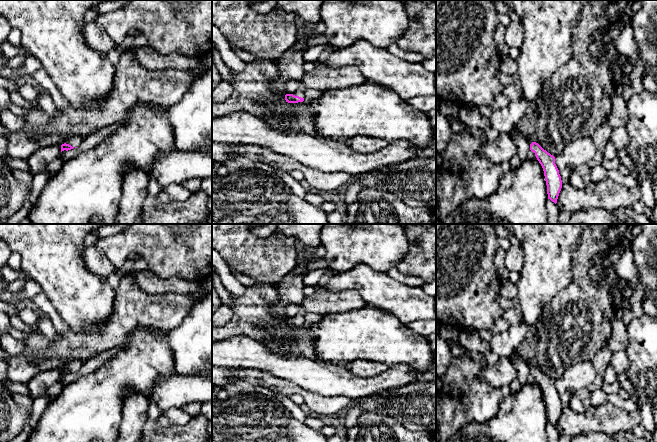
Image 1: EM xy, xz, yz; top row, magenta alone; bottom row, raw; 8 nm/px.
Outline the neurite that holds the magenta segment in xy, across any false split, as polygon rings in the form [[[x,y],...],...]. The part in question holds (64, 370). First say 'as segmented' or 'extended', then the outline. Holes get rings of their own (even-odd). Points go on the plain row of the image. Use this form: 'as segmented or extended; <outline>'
extended; [[[78,359],[71,360],[68,365],[61,369],[61,376],[64,374],[68,375],[75,371],[78,371],[82,367],[83,363],[83,361]]]

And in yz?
extended; [[[515,349],[513,355],[519,357],[528,365],[530,374],[535,377],[537,384],[543,392],[547,409],[548,423],[556,428],[562,412],[562,404],[559,394],[555,388],[555,381],[544,374],[538,367],[532,366],[529,361],[524,360],[520,355],[519,349]]]

